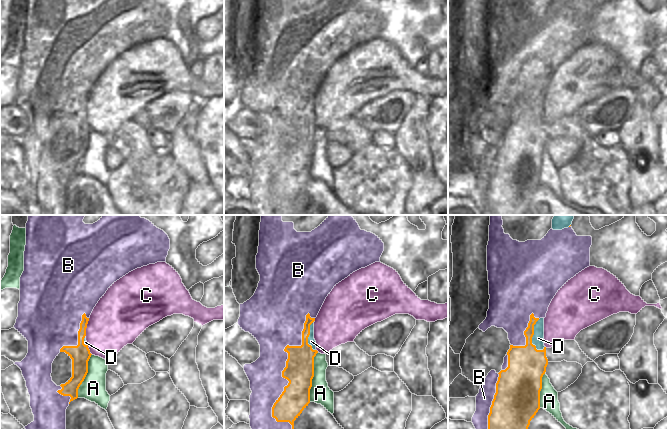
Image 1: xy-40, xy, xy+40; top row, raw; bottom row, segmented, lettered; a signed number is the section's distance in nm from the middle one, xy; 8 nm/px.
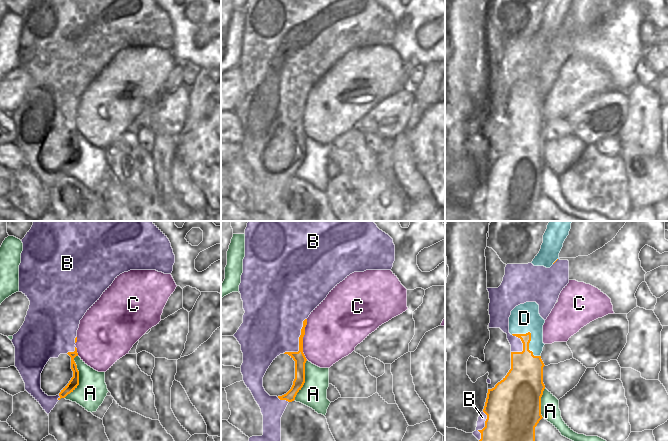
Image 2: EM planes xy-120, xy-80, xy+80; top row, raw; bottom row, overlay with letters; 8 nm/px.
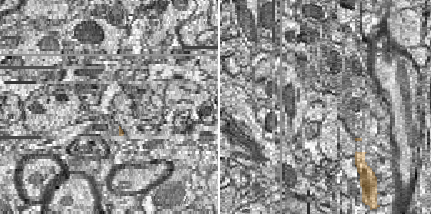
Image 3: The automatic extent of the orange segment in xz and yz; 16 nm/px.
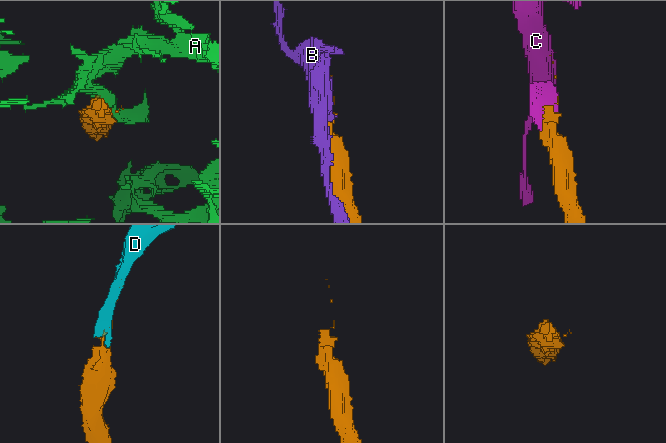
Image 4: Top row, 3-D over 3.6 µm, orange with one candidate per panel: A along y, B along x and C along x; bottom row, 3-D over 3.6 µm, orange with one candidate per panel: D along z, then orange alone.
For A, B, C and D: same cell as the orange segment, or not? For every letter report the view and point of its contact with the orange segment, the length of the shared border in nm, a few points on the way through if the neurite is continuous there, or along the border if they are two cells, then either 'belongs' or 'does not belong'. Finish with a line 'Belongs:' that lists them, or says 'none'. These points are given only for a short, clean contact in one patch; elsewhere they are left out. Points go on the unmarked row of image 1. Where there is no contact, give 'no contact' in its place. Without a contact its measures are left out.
A: contact xy (313, 152); length 400 nm; does not belong
B: contact xy (283, 146); length 950 nm; does not belong
C: contact xy-40 (86, 103); length 160 nm; border xy-40 (89, 94), (84, 112); does not belong
D: contact xy+40 (532, 112); length 260 nm; belongs
Belongs: D

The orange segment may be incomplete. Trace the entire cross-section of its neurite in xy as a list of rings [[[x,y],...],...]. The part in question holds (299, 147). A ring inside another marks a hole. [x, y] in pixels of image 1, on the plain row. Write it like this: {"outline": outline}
{"outline": [[[308,89],[302,107],[302,121],[287,121],[284,125],[288,129],[288,135],[282,153],[289,159],[272,183],[272,193],[277,198],[289,198],[293,207],[294,197],[310,179],[314,133],[318,129],[314,115],[314,98],[315,94],[311,94]]]}

